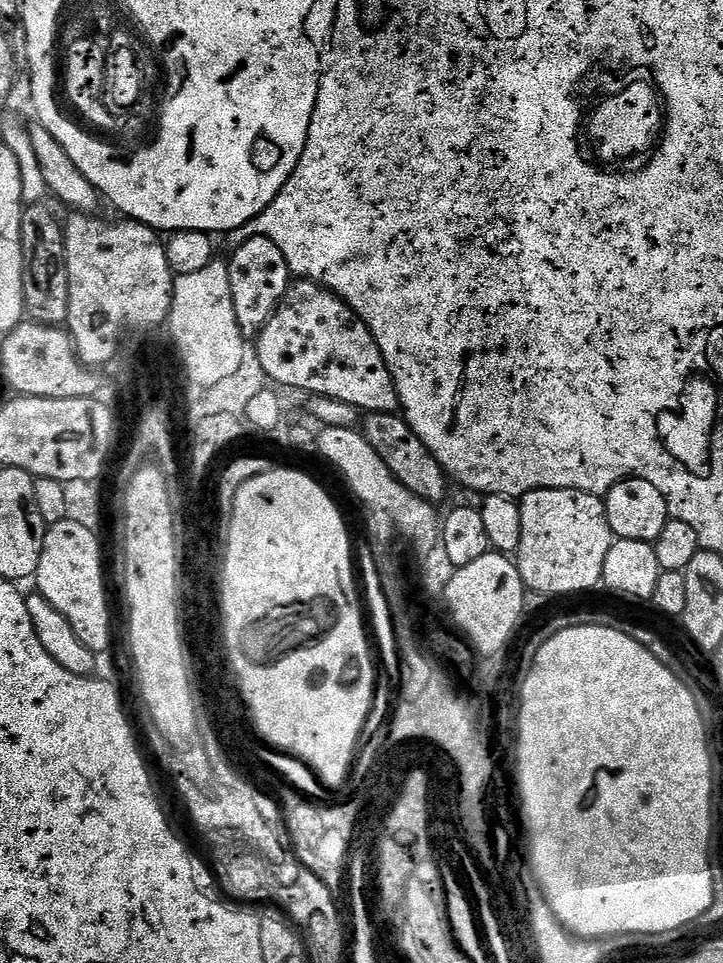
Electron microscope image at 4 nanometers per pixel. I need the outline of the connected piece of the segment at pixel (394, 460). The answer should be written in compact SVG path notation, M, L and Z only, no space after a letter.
M369 413L365 417L362 432L370 446L378 452L380 458L391 470L391 474L403 486L430 503L440 504L448 492L448 484L450 485L447 472L430 454L425 443L414 434L413 428L409 426L406 419L397 413Z

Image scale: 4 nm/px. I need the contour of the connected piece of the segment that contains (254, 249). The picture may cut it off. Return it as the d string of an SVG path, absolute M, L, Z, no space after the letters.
M255 236L236 244L233 249L232 257L228 256L226 261L237 322L244 337L255 338L264 329L266 322L270 322L274 310L278 310L294 277L288 269L286 258L282 258L282 250L278 250L278 246L270 242L270 238Z

